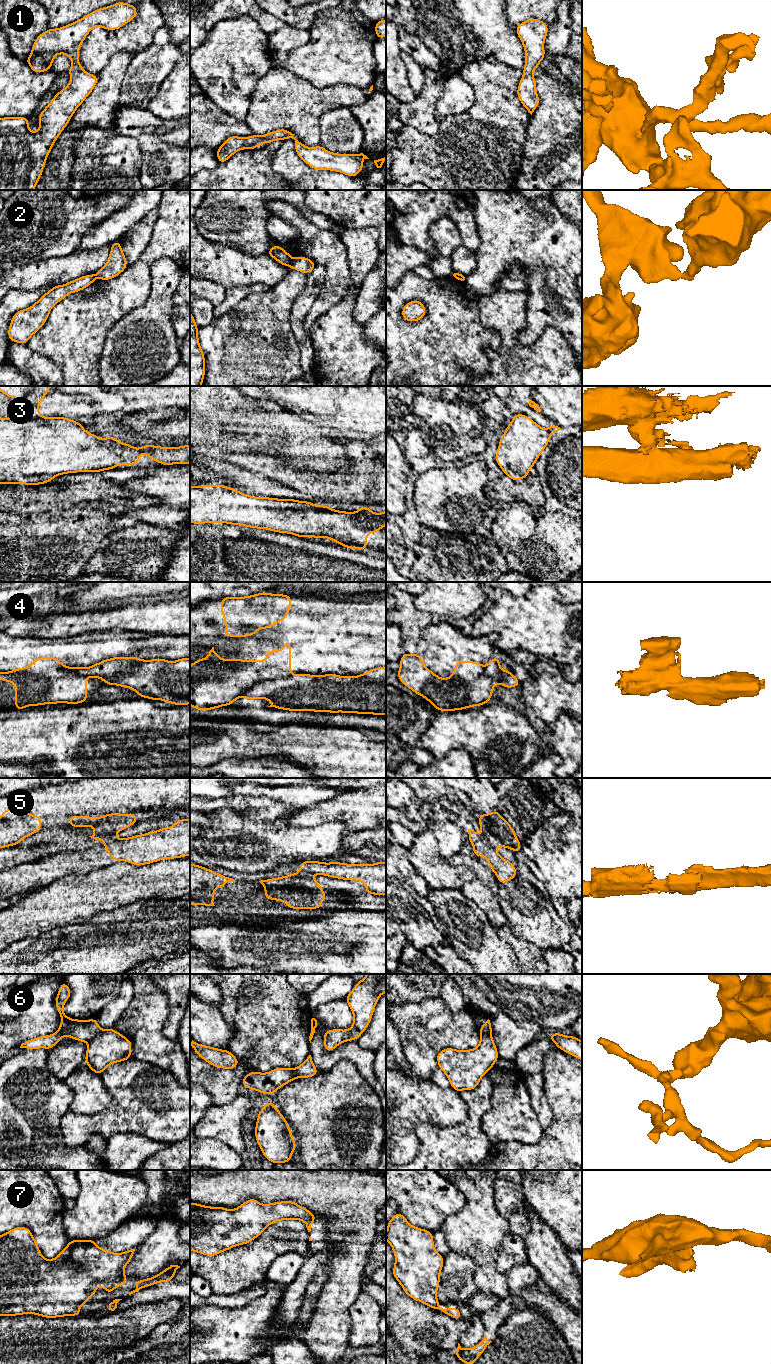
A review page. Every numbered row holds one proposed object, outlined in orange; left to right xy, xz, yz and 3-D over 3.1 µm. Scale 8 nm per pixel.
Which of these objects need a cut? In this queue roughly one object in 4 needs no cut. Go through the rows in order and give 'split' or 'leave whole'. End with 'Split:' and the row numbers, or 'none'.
1: leave whole
2: split
3: split
4: split
5: split
6: split
7: split
Split: 2, 3, 4, 5, 6, 7

